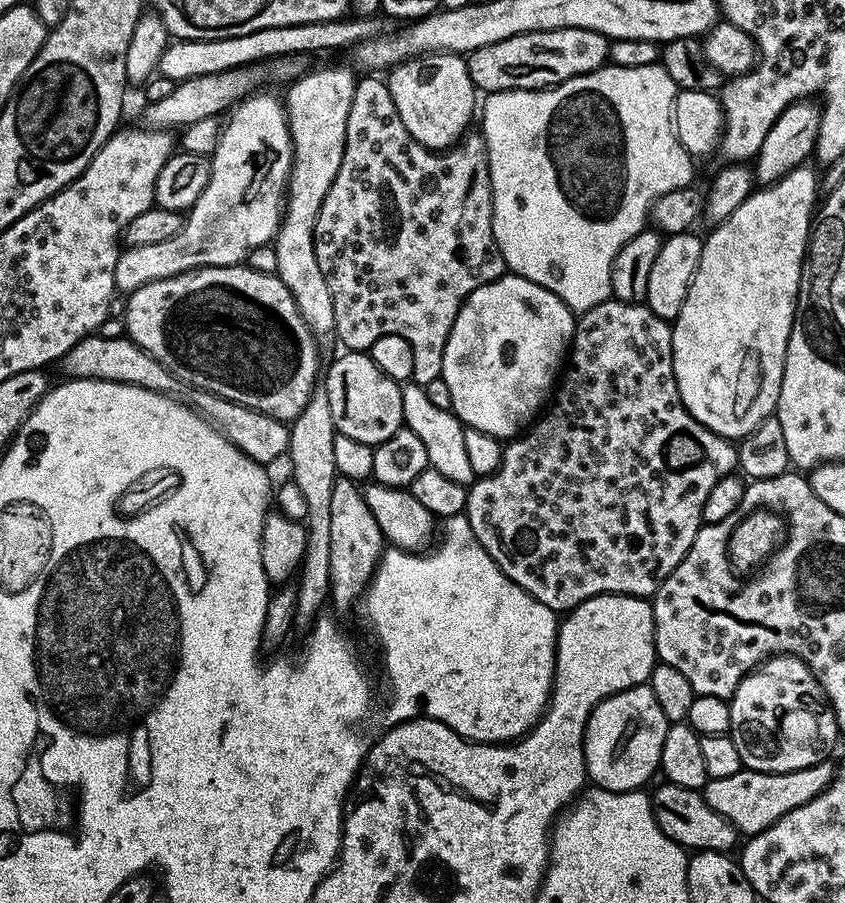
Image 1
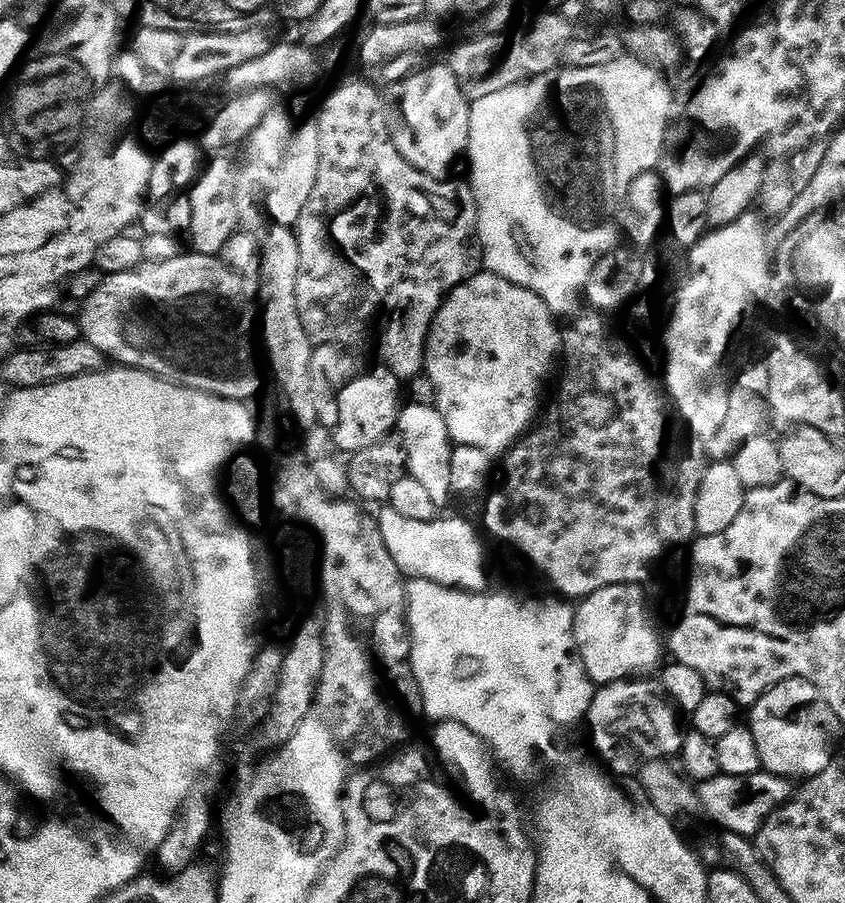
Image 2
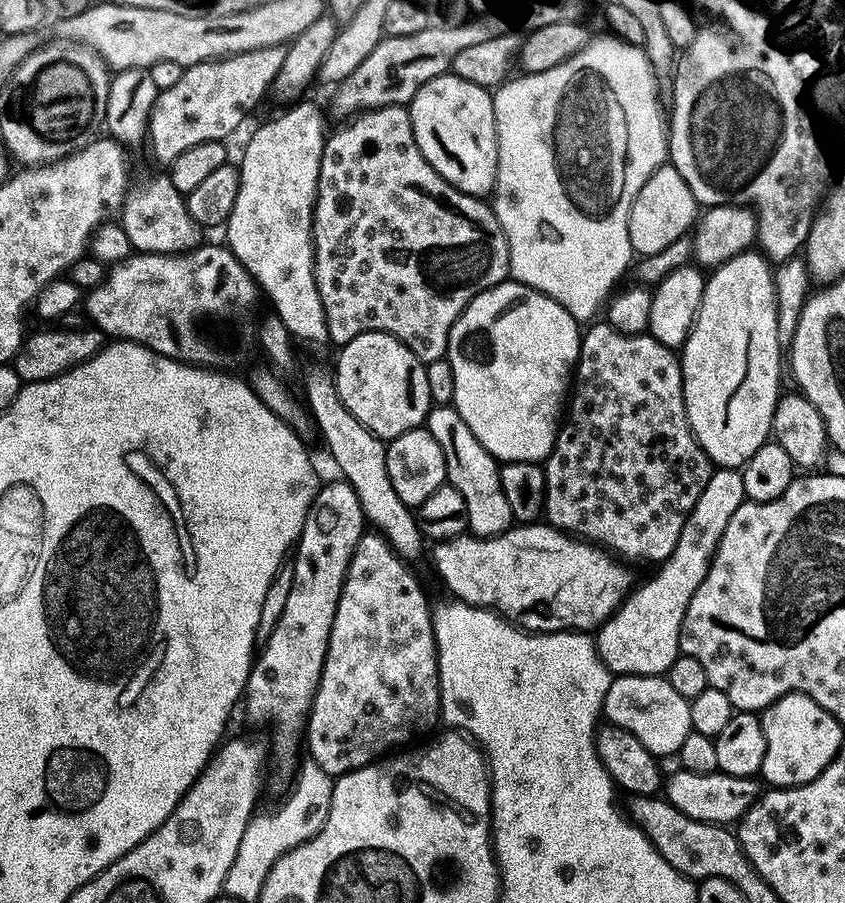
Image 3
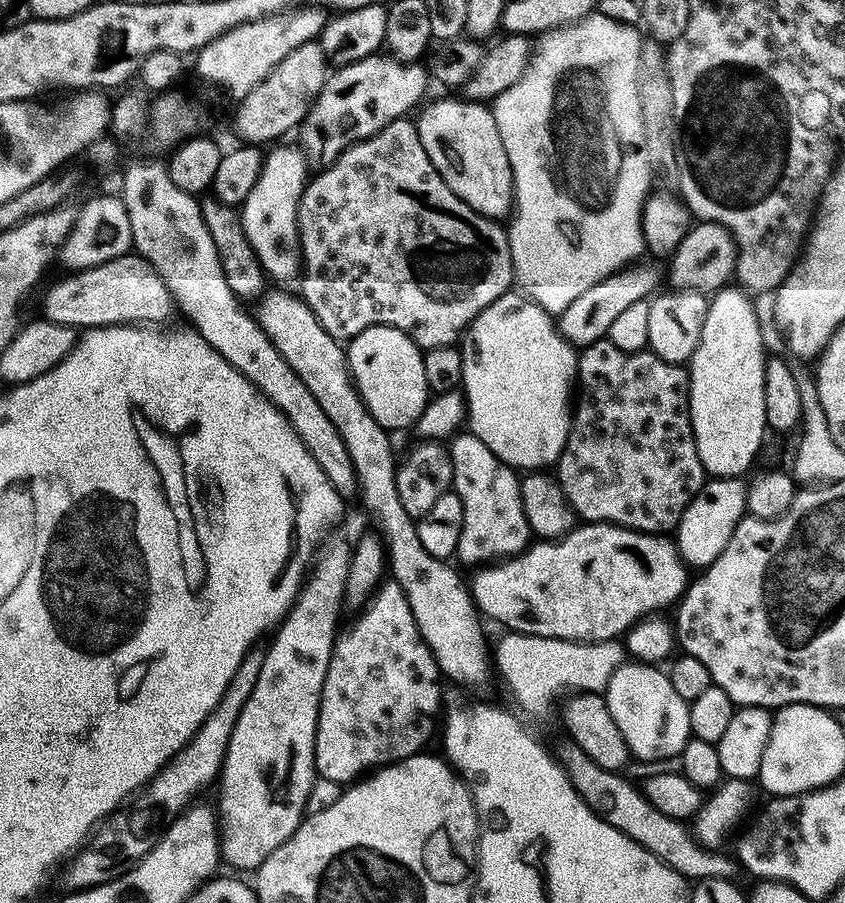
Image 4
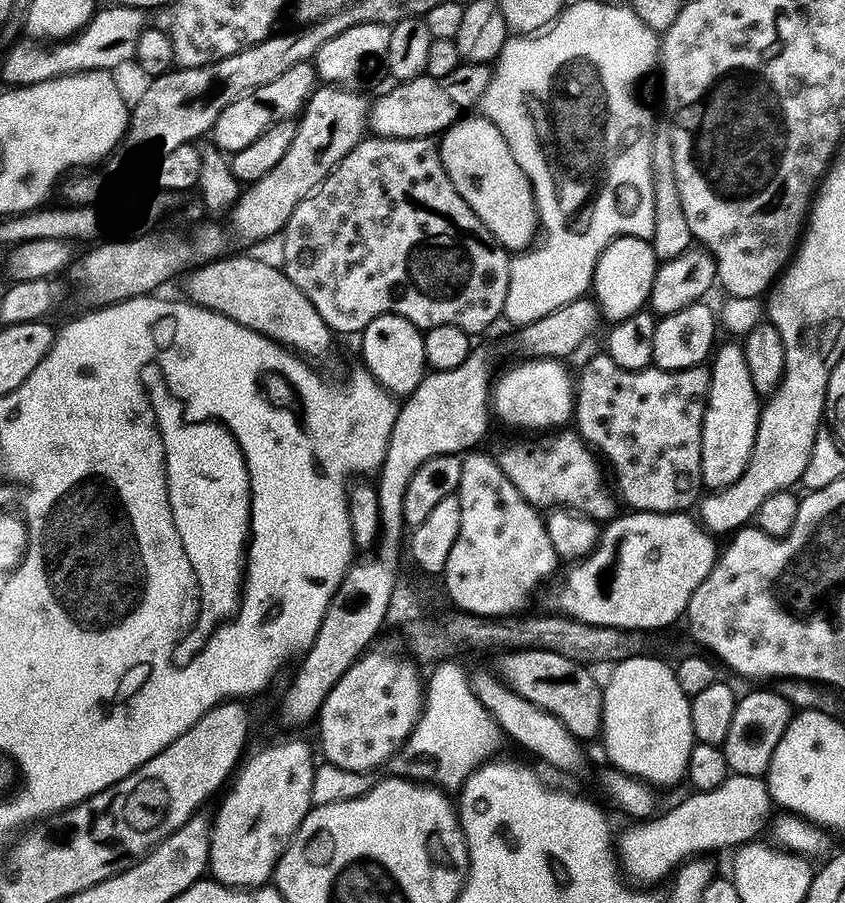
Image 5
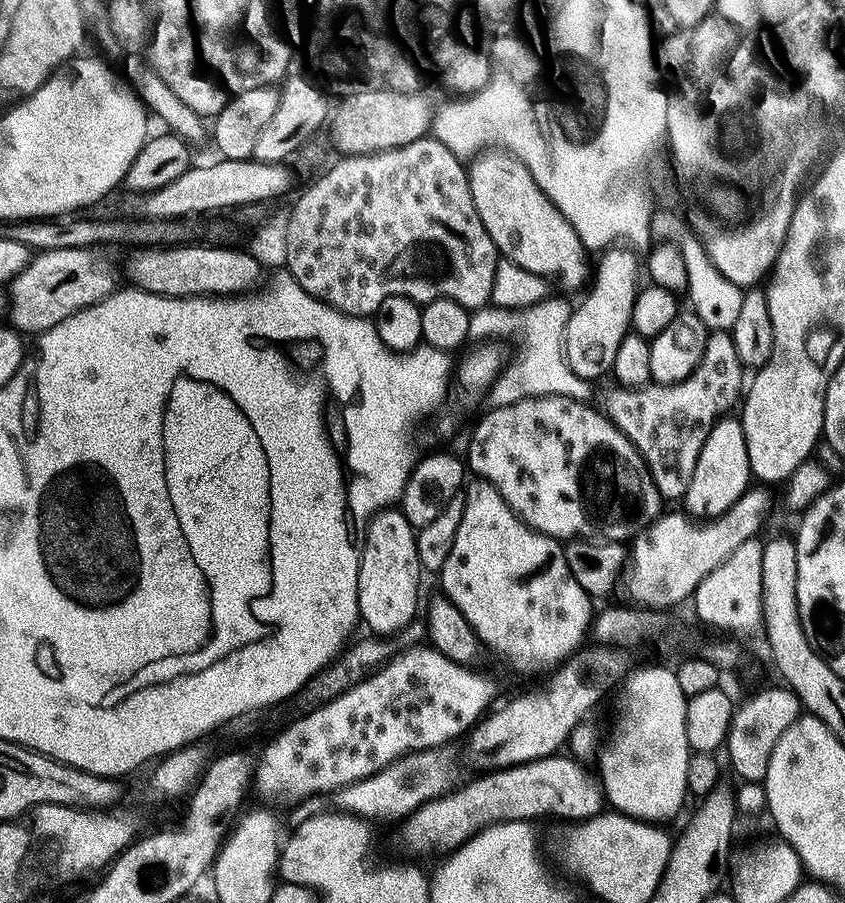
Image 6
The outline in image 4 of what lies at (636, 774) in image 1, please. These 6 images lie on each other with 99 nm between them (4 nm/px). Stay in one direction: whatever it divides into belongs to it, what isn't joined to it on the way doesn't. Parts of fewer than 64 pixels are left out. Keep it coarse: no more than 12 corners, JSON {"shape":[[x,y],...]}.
{"shape":[[614,670],[606,689],[633,757],[668,760],[688,744],[689,701],[667,671]]}

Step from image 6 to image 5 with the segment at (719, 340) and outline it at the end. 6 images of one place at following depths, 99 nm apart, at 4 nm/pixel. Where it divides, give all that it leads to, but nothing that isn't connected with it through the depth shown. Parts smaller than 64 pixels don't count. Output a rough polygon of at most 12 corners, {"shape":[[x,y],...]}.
{"shape":[[592,356],[574,428],[633,512],[702,492],[709,369]]}

